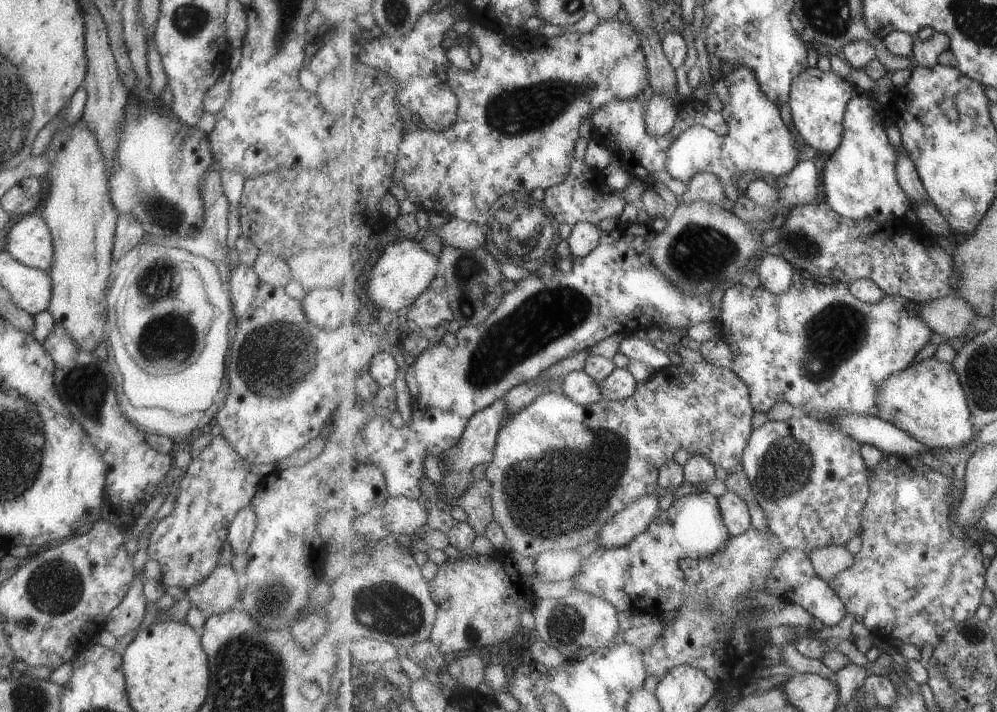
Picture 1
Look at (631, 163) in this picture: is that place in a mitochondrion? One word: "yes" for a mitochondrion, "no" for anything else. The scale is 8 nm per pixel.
no

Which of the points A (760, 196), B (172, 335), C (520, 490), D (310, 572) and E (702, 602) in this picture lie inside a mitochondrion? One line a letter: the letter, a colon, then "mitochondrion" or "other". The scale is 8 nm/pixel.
A: other
B: mitochondrion
C: mitochondrion
D: mitochondrion
E: mitochondrion

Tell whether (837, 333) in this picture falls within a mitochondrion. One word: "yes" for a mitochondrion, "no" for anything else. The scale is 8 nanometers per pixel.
yes

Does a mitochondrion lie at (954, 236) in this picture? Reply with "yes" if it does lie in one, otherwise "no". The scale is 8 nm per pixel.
no

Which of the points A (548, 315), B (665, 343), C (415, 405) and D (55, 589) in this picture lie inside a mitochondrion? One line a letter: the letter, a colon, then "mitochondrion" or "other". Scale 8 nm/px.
A: mitochondrion
B: other
C: other
D: mitochondrion

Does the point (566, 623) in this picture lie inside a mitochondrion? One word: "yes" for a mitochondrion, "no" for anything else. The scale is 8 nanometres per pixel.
yes

